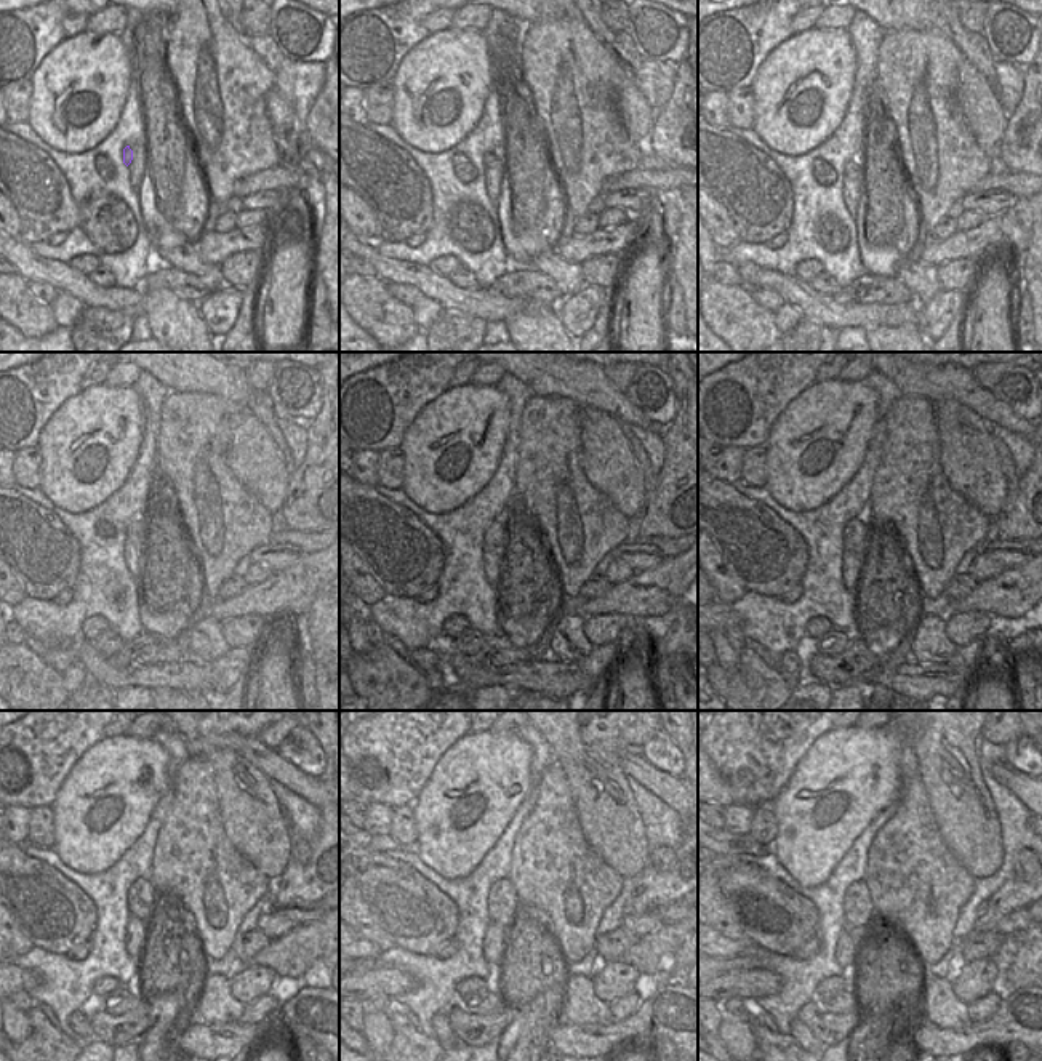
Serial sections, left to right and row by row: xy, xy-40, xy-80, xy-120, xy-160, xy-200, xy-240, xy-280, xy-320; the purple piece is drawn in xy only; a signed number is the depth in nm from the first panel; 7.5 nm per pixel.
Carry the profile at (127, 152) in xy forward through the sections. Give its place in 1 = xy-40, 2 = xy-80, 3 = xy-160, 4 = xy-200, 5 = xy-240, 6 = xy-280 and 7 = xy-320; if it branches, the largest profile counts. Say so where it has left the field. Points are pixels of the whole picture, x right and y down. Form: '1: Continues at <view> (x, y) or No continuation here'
1: Continues at xy-40 (488, 159)
2: Continues at xy-80 (852, 170)
3: Continues at xy-160 (493, 538)
4: Continues at xy-200 (855, 532)
5: Continues at xy-240 (141, 895)
6: Continues at xy-280 (503, 904)
7: Continues at xy-320 (858, 908).

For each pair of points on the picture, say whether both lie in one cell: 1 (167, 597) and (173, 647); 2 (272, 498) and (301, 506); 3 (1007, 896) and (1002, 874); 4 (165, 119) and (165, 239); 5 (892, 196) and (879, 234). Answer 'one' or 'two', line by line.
1: two
2: two
3: two
4: one
5: one

